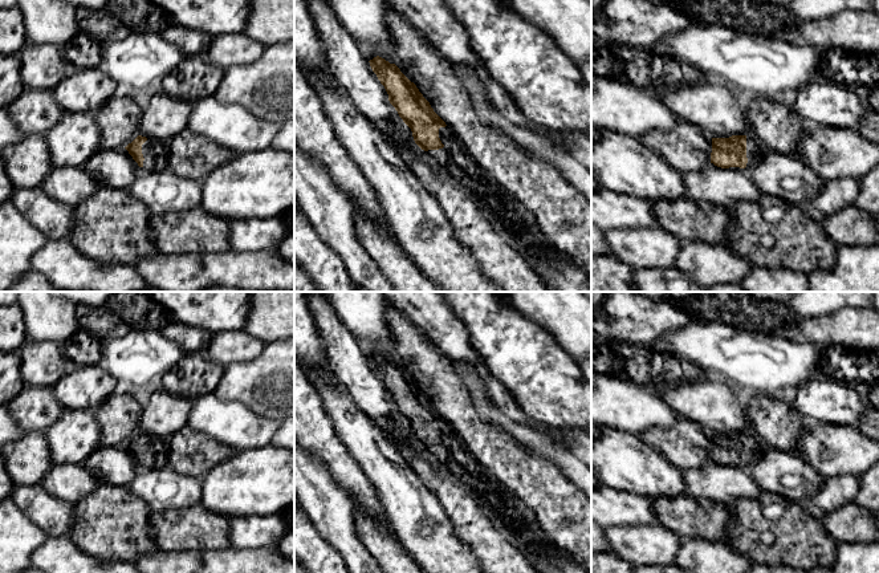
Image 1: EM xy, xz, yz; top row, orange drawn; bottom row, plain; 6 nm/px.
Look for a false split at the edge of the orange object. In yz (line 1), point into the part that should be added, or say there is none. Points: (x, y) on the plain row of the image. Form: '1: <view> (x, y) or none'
1: yz (753, 447)

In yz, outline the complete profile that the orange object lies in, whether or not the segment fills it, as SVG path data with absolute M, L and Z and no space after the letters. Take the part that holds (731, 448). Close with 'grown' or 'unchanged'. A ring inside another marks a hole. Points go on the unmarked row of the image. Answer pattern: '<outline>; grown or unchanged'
M750 432L712 435L711 460L721 466L745 466L748 459L757 458L764 446Z; grown

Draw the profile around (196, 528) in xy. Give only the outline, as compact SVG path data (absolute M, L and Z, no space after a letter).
M202 504L184 509L152 512L150 524L158 549L164 552L217 550L231 548L228 517Z

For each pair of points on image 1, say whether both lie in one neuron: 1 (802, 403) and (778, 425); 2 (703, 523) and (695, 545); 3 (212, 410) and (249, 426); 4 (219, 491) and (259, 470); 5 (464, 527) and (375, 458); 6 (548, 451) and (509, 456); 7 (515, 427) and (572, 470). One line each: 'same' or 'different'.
1: different
2: different
3: same
4: same
5: different
6: different
7: same

